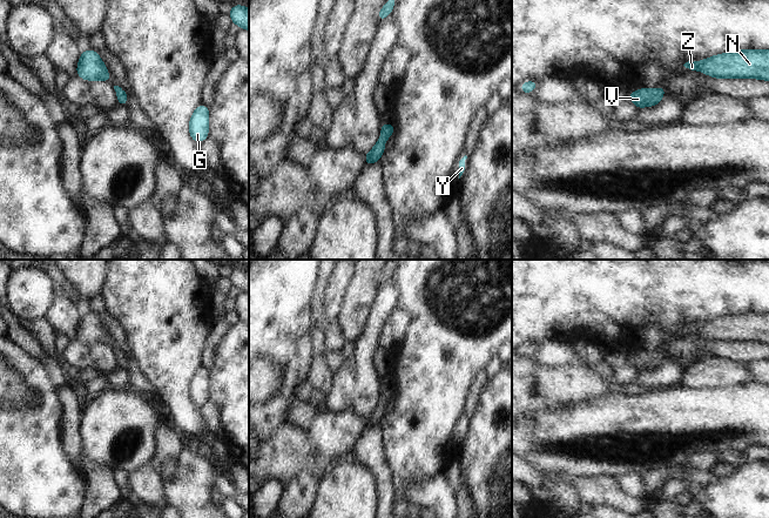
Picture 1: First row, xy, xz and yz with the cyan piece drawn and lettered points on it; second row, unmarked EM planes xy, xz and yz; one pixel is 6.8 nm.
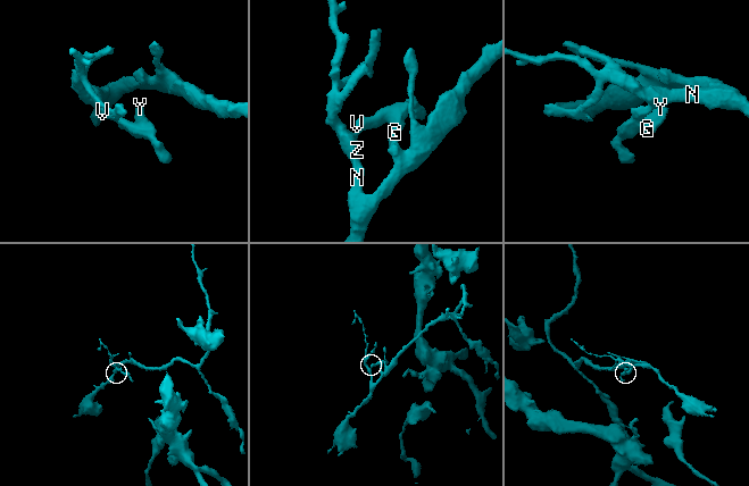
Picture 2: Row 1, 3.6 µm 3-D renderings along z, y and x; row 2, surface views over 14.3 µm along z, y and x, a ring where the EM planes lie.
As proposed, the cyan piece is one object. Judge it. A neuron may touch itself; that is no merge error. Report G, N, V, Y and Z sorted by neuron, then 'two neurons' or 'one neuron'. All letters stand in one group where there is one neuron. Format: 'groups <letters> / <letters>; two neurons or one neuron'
groups G N V Y Z; one neuron

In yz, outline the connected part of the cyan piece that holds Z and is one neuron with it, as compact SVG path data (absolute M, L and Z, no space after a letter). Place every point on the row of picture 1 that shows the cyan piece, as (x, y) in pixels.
M737 49L683 65L716 79L756 79L769 81L768 49Z

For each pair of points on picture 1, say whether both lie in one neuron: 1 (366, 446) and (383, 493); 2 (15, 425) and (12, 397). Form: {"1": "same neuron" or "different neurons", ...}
{"1": "same neuron", "2": "different neurons"}

